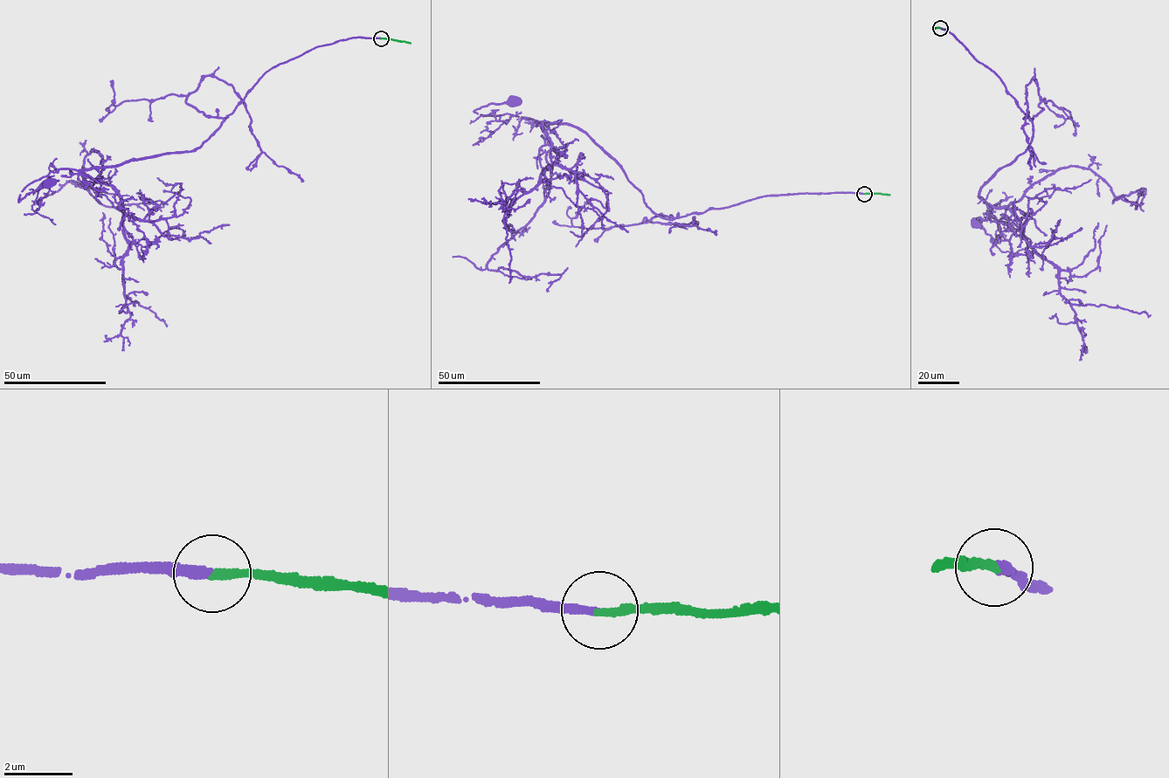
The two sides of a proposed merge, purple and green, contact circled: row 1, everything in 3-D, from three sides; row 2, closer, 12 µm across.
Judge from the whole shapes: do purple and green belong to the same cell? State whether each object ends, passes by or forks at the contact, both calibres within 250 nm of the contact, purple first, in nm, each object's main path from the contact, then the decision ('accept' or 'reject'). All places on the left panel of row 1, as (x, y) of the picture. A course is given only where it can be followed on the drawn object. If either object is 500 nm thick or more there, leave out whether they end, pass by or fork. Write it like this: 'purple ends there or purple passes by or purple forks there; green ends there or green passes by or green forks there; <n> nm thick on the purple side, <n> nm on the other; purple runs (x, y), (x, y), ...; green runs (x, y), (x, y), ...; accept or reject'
purple ends there; green ends there; 240 nm thick on the purple side, 240 nm on the other; purple runs (380, 38), (339, 40), (280, 63), (192, 150), (52, 170), (28, 184), (18, 200), (49, 184); green runs (380, 38), (411, 43); accept

